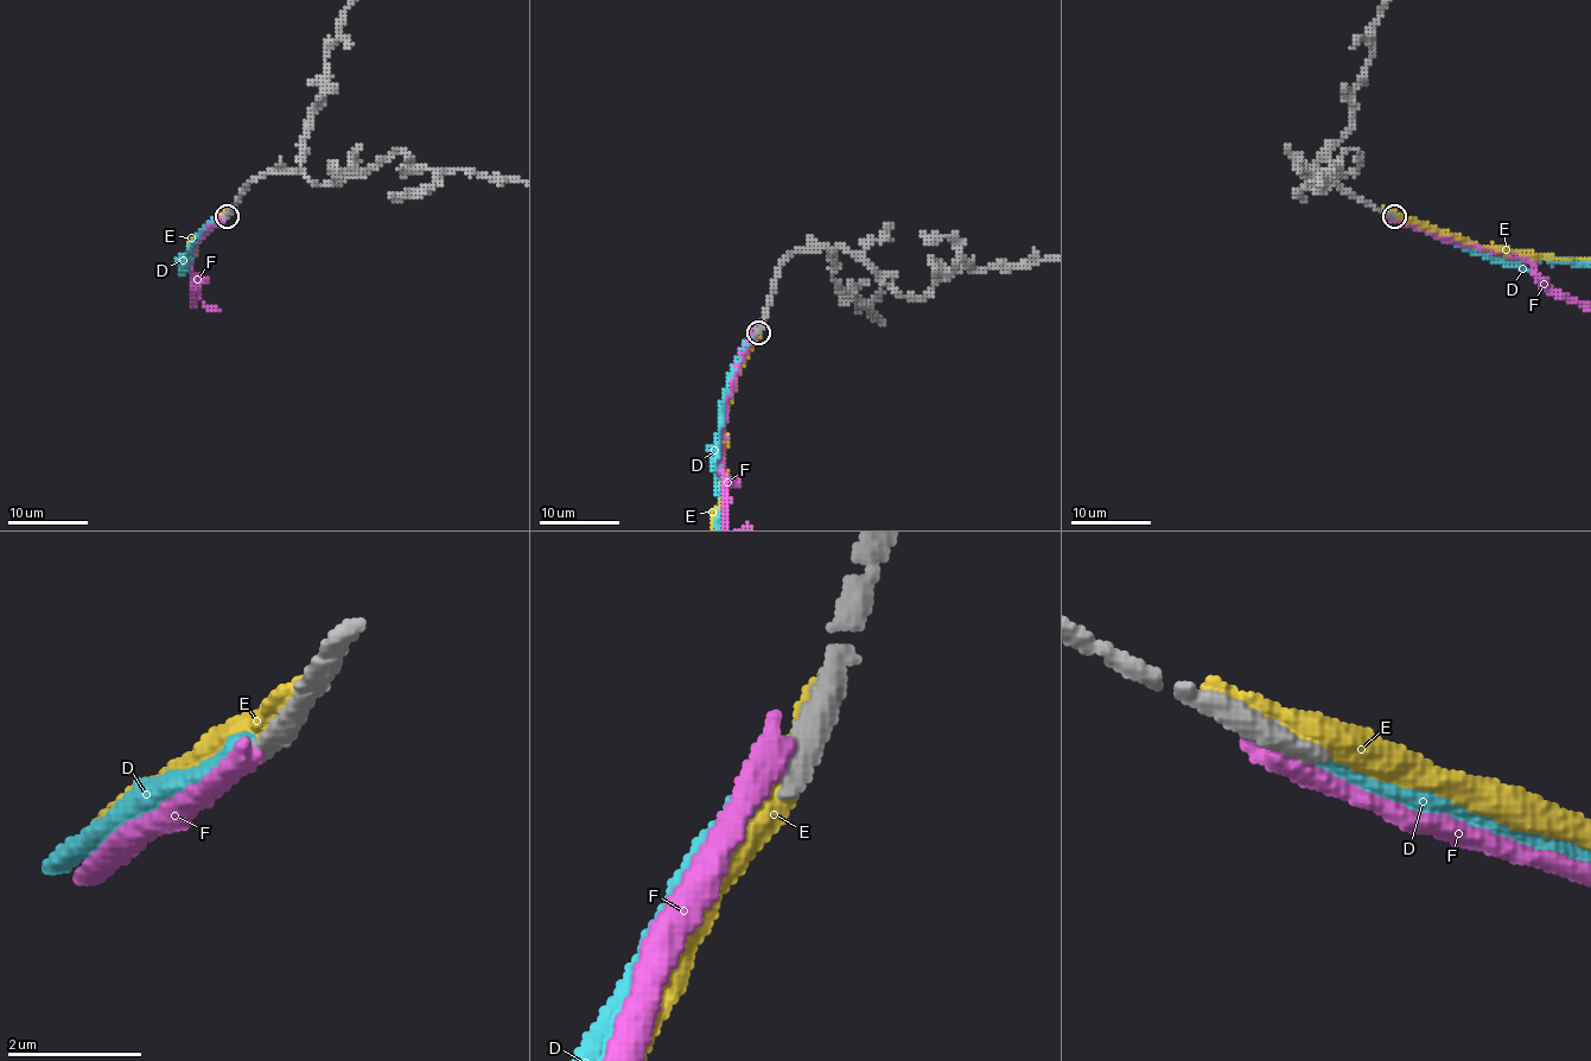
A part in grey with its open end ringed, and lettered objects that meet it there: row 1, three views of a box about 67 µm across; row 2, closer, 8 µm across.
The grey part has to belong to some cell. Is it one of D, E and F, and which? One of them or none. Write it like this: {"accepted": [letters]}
{"accepted": []}

